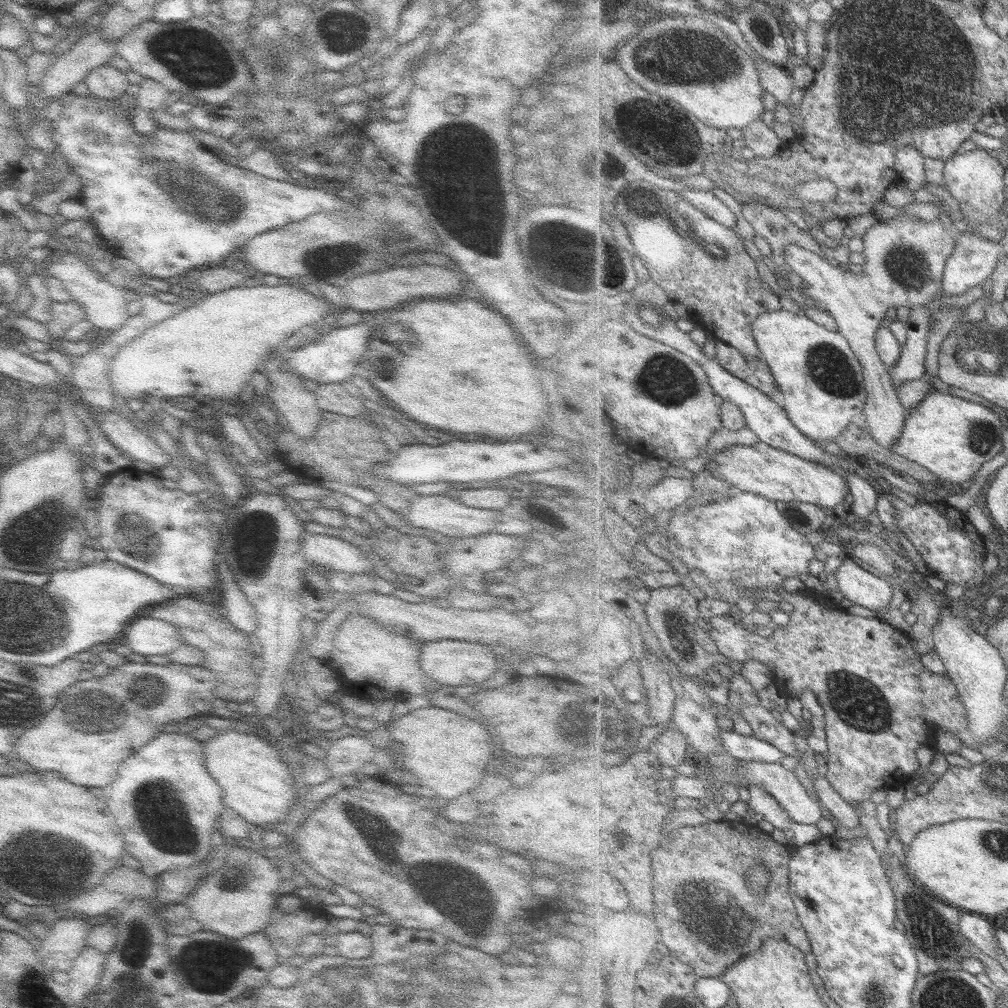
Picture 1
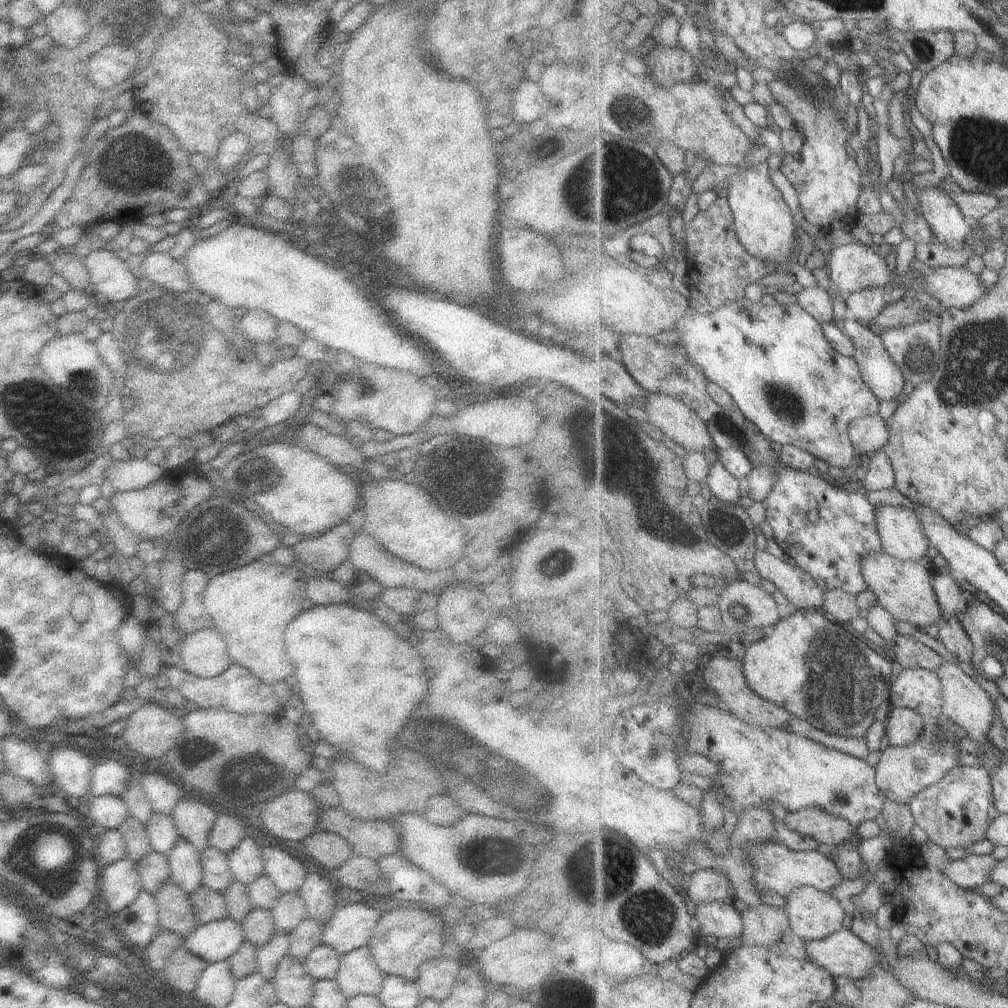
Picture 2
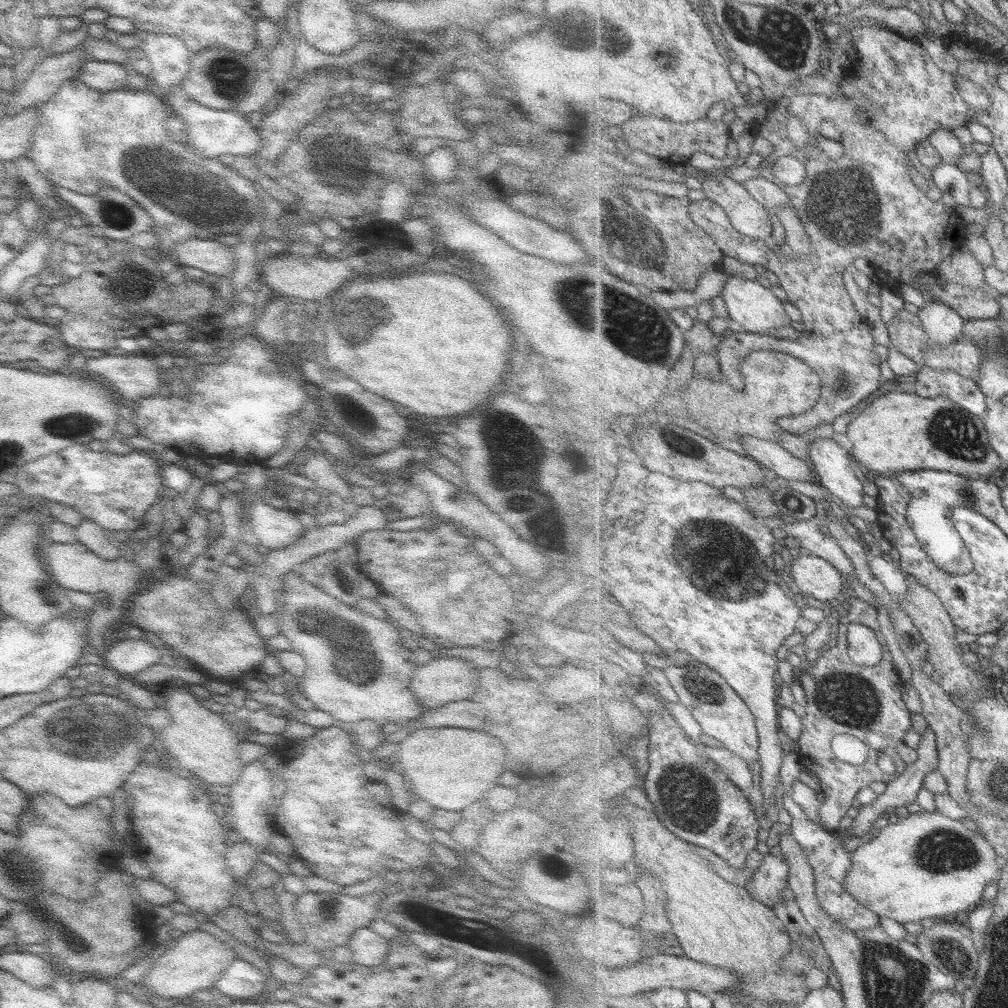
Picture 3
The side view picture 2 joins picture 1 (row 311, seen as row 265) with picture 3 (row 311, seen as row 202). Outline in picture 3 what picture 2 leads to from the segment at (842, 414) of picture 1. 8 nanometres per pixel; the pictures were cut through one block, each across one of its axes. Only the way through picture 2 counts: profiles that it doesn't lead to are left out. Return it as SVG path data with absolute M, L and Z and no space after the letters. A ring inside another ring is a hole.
M727 276L721 295L728 304L730 317L743 328L744 332L767 336L775 328L787 328L793 324L783 306L783 301L757 280L743 280L739 276Z

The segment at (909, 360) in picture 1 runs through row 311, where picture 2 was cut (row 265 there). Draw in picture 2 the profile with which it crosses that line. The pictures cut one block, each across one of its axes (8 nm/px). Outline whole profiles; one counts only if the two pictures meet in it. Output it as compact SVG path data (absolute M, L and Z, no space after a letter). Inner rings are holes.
M914 257L910 269L921 280L921 290L948 308L971 308L990 290L983 286L980 274L973 274L963 266L931 267Z

